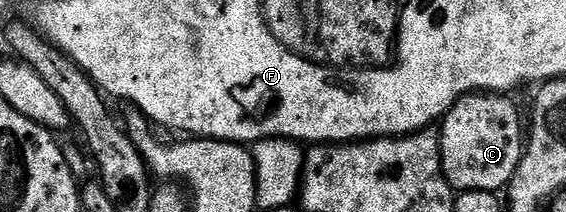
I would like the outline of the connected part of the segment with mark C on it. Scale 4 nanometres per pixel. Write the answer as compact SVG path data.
M476 92L459 99L455 107L441 119L439 130L439 147L441 148L441 164L443 175L447 177L452 190L489 190L502 191L509 184L513 172L517 172L517 164L523 159L525 145L525 126L519 123L519 110L510 102L510 97L499 92Z

